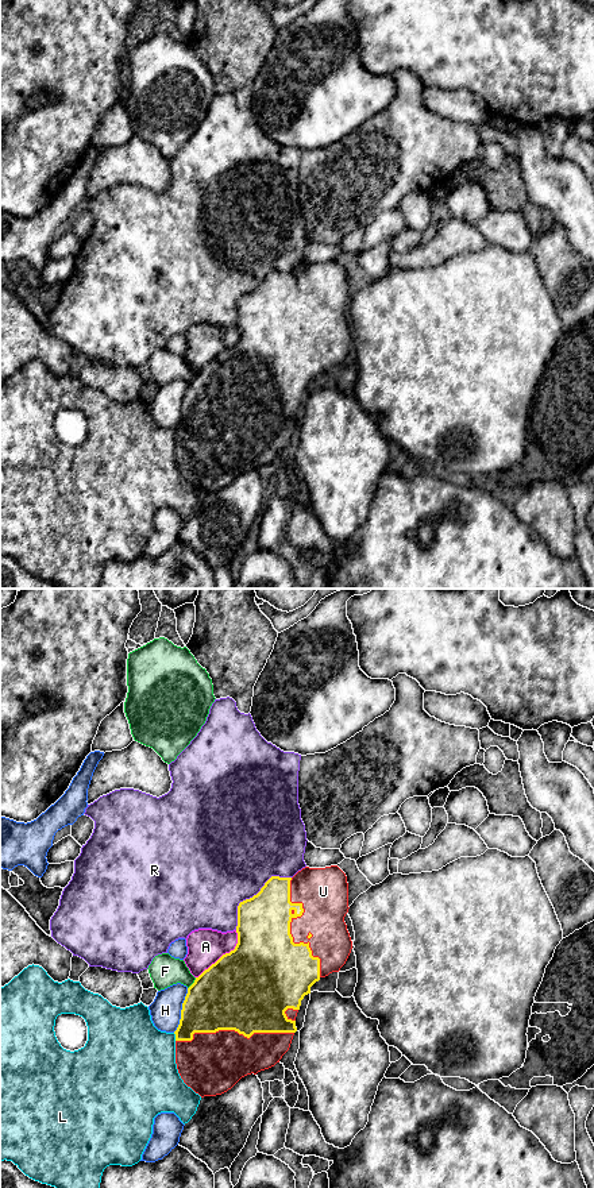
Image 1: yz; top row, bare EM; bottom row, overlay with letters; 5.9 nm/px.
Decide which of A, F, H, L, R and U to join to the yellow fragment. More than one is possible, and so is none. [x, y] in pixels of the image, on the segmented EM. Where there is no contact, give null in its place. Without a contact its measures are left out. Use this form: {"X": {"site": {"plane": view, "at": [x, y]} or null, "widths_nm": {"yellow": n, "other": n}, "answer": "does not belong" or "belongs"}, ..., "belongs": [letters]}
{"A": {"site": {"plane": "yz", "at": [223, 955]}, "widths_nm": {"yellow": 500, "other": 220}, "answer": "does not belong"}, "F": {"site": {"plane": "yz", "at": [193, 983]}, "widths_nm": {"yellow": 440, "other": 190}, "answer": "does not belong"}, "H": {"site": {"plane": "yz", "at": [181, 1010]}, "widths_nm": {"yellow": 380, "other": 180}, "answer": "does not belong"}, "L": {"site": {"plane": "yz", "at": [176, 1037]}, "widths_nm": {"yellow": 280, "other": 420}, "answer": "does not belong"}, "R": {"site": {"plane": "yz", "at": [254, 895]}, "widths_nm": {"yellow": 320, "other": 480}, "answer": "does not belong"}, "U": {"site": {"plane": "yz", "at": [289, 929]}, "widths_nm": {"yellow": 420, "other": 260}, "answer": "belongs"}, "belongs": ["U"]}

